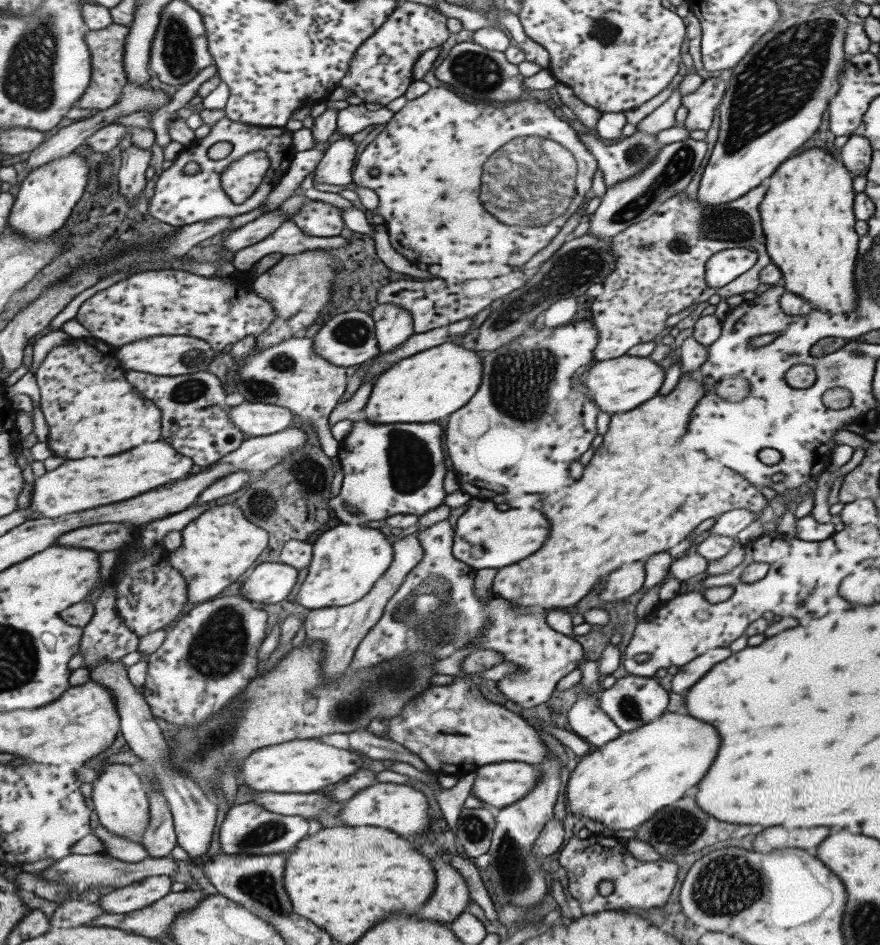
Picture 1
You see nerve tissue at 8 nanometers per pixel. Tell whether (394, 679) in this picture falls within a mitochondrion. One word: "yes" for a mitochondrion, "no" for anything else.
yes

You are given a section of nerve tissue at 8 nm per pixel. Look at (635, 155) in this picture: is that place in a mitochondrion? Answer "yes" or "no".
yes

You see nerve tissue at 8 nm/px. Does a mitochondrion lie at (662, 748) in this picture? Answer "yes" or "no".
no

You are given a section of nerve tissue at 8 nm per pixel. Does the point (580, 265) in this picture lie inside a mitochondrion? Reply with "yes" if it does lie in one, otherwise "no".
yes

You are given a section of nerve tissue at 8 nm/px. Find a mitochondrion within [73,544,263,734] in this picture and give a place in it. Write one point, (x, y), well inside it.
(218, 647)

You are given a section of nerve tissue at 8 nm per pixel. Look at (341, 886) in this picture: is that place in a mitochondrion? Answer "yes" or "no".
no

